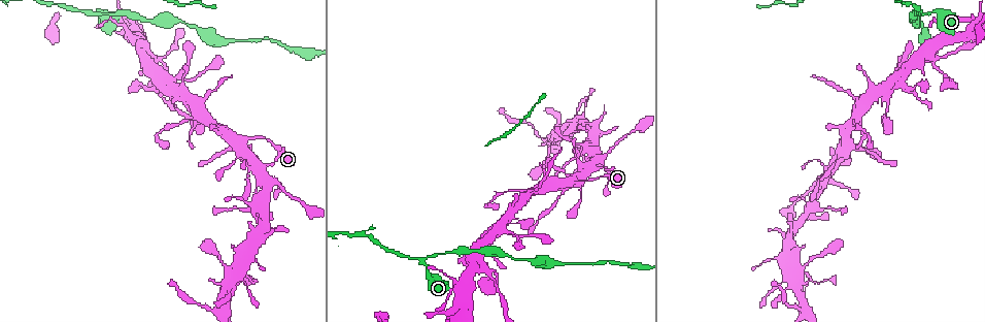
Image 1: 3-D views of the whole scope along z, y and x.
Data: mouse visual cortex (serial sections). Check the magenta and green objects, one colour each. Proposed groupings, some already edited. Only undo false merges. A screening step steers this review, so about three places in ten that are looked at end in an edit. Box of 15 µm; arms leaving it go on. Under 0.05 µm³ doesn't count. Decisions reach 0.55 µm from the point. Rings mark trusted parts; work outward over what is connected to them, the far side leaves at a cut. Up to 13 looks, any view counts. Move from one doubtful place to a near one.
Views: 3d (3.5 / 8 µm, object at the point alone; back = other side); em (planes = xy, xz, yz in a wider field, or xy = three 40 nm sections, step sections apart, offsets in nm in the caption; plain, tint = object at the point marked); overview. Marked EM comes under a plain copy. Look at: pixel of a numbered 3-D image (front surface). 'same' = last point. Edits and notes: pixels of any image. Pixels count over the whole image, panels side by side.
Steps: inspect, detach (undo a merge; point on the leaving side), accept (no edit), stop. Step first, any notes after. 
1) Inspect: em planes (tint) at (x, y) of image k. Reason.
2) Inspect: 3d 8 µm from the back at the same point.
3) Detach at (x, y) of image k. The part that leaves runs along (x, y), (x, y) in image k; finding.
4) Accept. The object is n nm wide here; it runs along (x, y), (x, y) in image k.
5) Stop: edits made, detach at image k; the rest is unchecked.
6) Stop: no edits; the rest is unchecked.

Inspect: 3d 3.5 µm at (205, 97) of image 1. Thick turns thin.

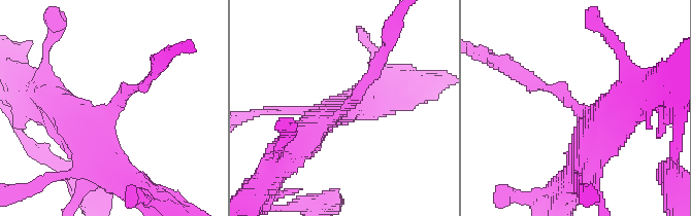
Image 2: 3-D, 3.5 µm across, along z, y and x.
Inspect: em xy step 5 (tint) at (344, 107) of image 2. The arms are 150, 400 nm wide.

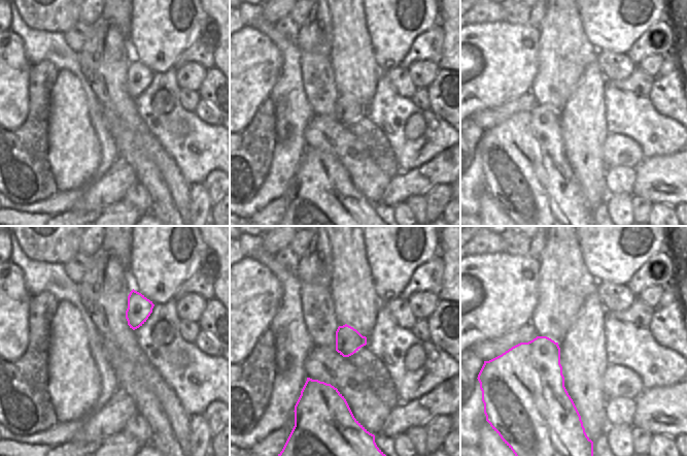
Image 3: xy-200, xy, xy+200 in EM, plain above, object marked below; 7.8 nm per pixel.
Detach at (537, 84) of image 2. The object is 200 nm wide here; the part that leaves runs along (564, 96), (496, 62) in image 2; a second cell is stuck on.

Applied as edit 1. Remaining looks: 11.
Inspect: 3d 3.5 µm at (229, 147) of image 1. Thick turns thin.

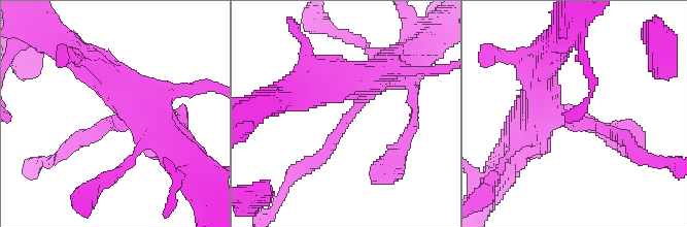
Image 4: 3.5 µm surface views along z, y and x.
Inspect: em xy step 2 (tint) at (358, 108) of image 4. The arms are 150, 400 nm wide.

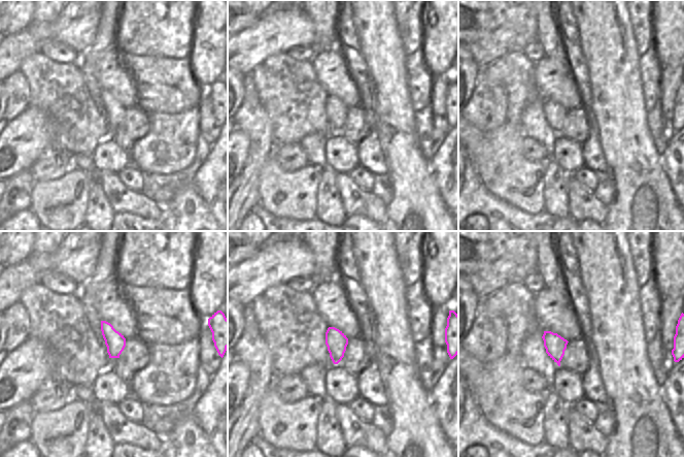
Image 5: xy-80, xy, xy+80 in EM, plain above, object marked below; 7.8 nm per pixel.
Accept. It runs along (393, 67), (372, 75), (315, 160) in image 4; continuous, no second cell.

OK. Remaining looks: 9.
Inspect: 3d 3.5 µm at (264, 181) of image 1. Four or more arms meet.

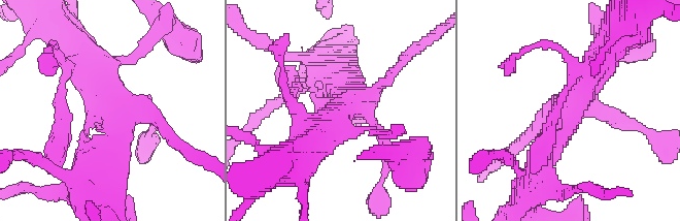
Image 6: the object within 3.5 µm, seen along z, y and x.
Inspect: em xy step 5 (tint) at (116, 105) of image 6. 4 arms meet here; the arms are 200, 200, 400, 450 nm wide; need the tissue.

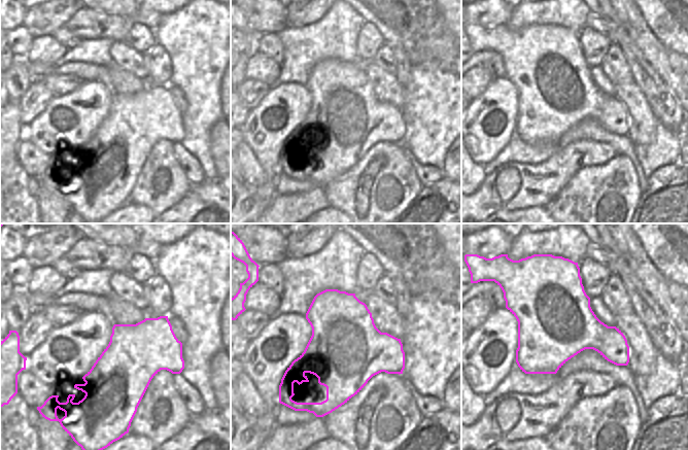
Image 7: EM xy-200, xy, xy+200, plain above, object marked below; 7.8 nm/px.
Accept. It runs along (605, 57), (570, 101), (539, 165) in image 6; continuous, no second cell.

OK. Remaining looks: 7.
Inspect: 3d 3.5 µm at (501, 229) of image 1. Sharp bend.

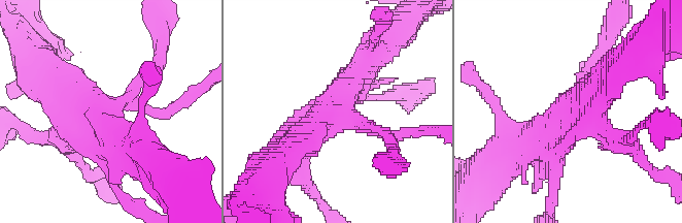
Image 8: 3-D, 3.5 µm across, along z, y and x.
Inspect: em xy step 2 (tint) at (98, 115) of image 8. Shape alone is not enough.

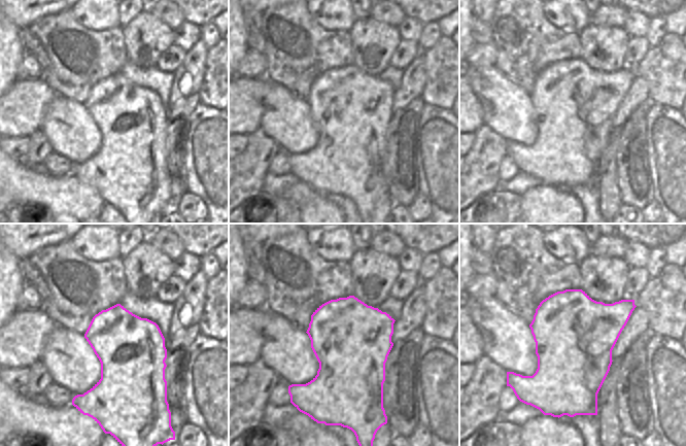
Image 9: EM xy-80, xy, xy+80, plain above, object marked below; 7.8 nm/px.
Accept. It runs along (366, 63), (331, 110), (286, 153) in image 8; one cell here.

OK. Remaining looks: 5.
Inspect: overview.

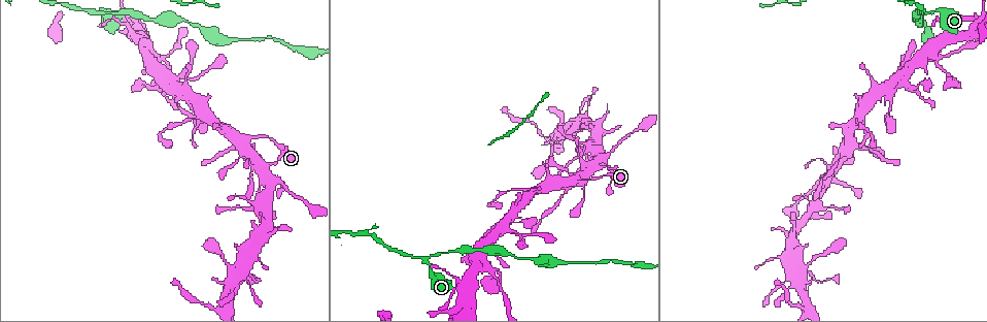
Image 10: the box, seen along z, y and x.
Inspect: 3d 8 µm at (162, 58) of image 10. Arms part here.

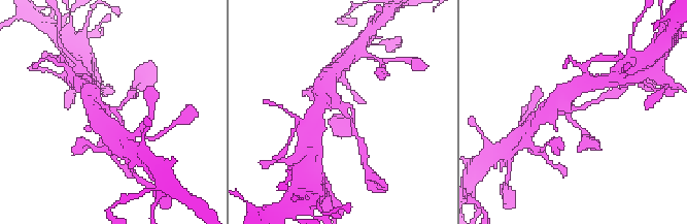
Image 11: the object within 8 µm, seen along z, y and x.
Inspect: 3d 3.5 µm at (340, 107) of image 11. Closer look.

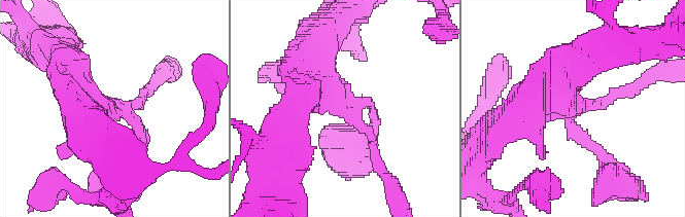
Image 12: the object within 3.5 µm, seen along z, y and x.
Inspect: em xy step 1 (tint) at (341, 107) of image 12. 3 arms meet here; the arms are 150, 150, 300 nm wide.

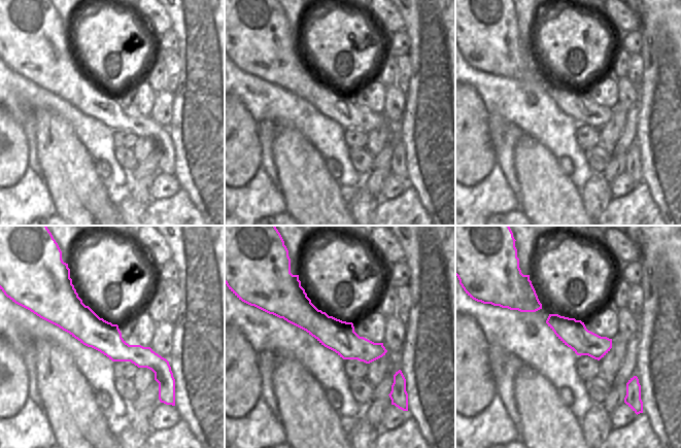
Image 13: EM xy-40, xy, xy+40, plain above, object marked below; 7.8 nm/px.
Accept. It runs along (46, 315), (72, 315), (169, 373) in image 13; continuous, no second cell.

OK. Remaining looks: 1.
Stop: edits made, detach at image 2; the rest is unchecked.

